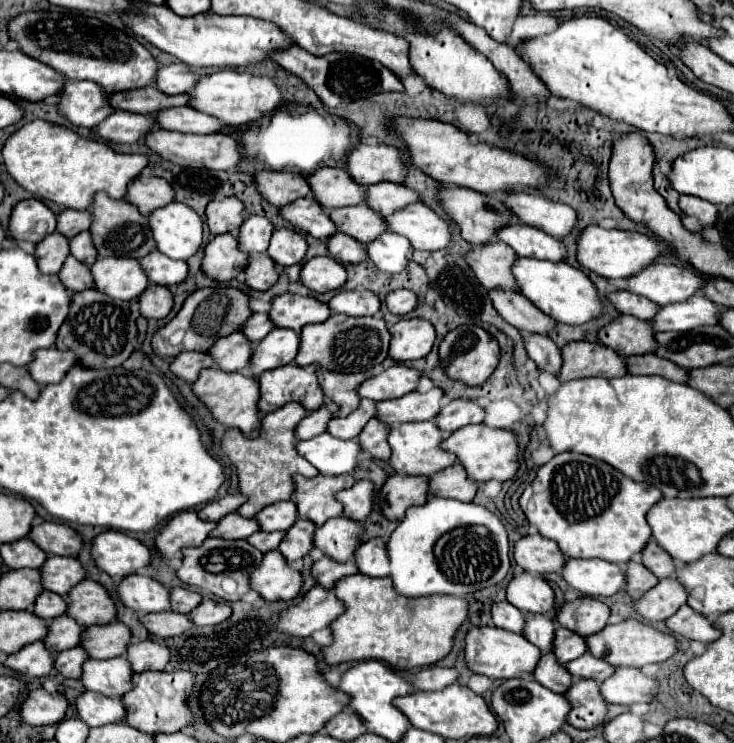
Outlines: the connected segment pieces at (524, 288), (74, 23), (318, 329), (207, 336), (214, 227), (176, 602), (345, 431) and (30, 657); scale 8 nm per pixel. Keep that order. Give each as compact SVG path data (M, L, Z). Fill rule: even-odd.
M517 258L517 262L513 264L513 276L515 276L519 292L527 300L531 300L533 306L537 306L543 314L551 316L555 322L577 326L603 314L603 306L601 306L601 300L597 296L593 282L581 270L565 262Z
M23 12L9 20L9 38L19 44L27 56L51 66L67 80L97 82L107 94L119 90L145 88L155 82L157 62L127 32L91 16L71 12Z
M331 314L321 324L309 324L303 326L299 336L299 352L295 358L297 366L309 366L317 364L321 368L333 370L333 372L367 372L379 366L387 358L389 350L389 330L385 326L383 318L375 316L363 316L353 318L345 314Z
M213 286L213 288L203 288L193 292L181 306L181 310L153 334L151 348L157 356L177 356L179 352L185 350L197 350L197 352L207 352L211 344L217 338L229 336L237 330L241 330L243 322L251 316L249 310L249 298L231 286Z
M235 196L223 198L221 202L209 202L205 216L211 234L235 232L243 224L241 212L243 212L243 204Z
M171 588L169 590L169 600L171 600L171 610L173 612L189 614L201 602L201 594L193 592L189 588Z
M365 398L359 402L359 406L345 418L331 418L327 432L333 434L335 438L349 440L357 438L357 434L363 430L363 426L375 416L375 402Z
M33 642L17 654L7 656L5 666L25 676L47 676L53 670L53 656L45 650L43 642Z

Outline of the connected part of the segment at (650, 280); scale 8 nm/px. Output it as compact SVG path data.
M653 262L653 266L647 266L645 270L641 270L641 274L635 274L633 278L625 278L625 282L629 292L641 294L655 304L665 306L673 302L683 302L689 296L697 294L705 278L703 274L689 268Z

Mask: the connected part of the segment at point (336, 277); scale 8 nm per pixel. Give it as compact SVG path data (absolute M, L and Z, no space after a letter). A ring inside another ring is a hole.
M317 256L303 264L299 272L299 280L311 292L323 294L323 292L341 288L347 280L347 272L337 260L329 256Z

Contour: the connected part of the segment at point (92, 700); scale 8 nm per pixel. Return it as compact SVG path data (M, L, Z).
M83 692L75 700L75 708L87 726L103 726L125 718L125 708L119 698L107 698L97 692Z

